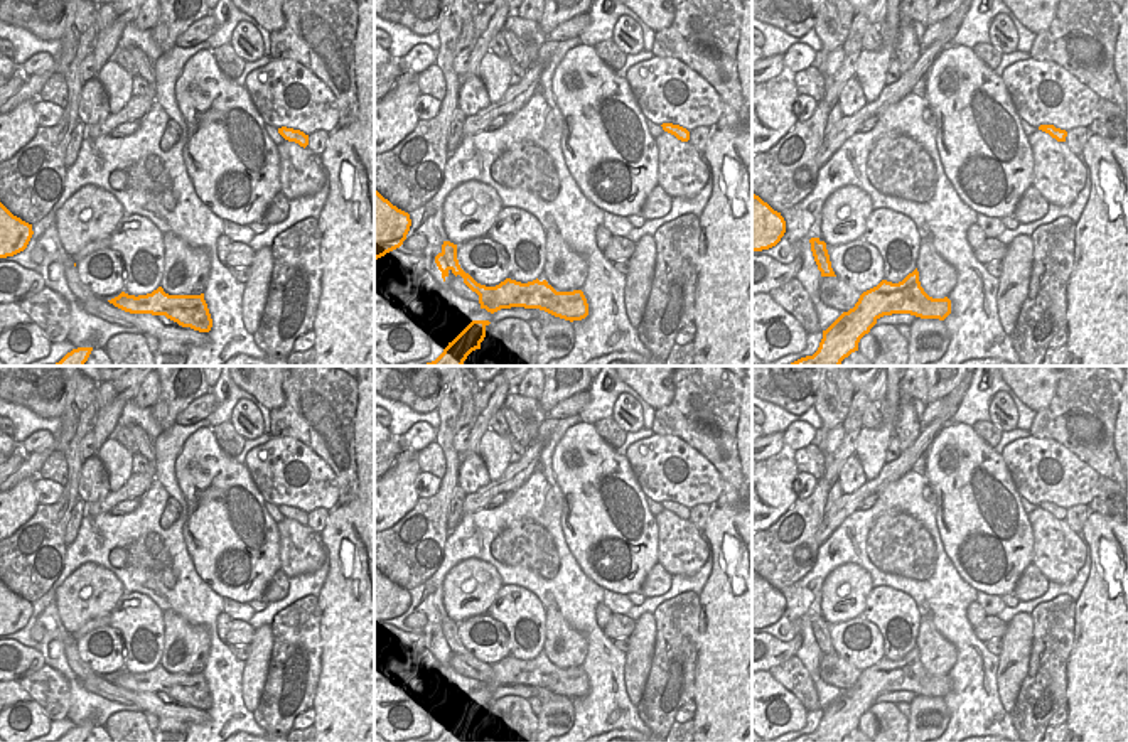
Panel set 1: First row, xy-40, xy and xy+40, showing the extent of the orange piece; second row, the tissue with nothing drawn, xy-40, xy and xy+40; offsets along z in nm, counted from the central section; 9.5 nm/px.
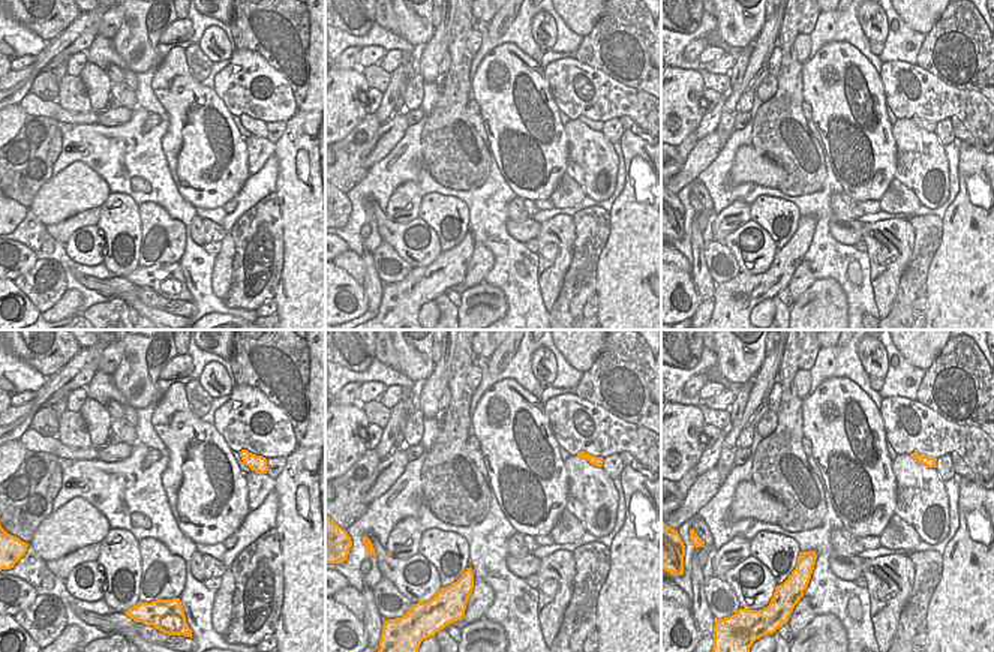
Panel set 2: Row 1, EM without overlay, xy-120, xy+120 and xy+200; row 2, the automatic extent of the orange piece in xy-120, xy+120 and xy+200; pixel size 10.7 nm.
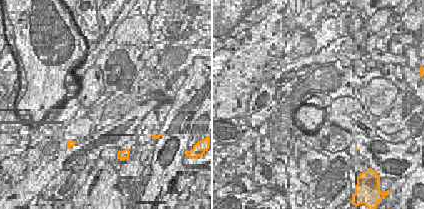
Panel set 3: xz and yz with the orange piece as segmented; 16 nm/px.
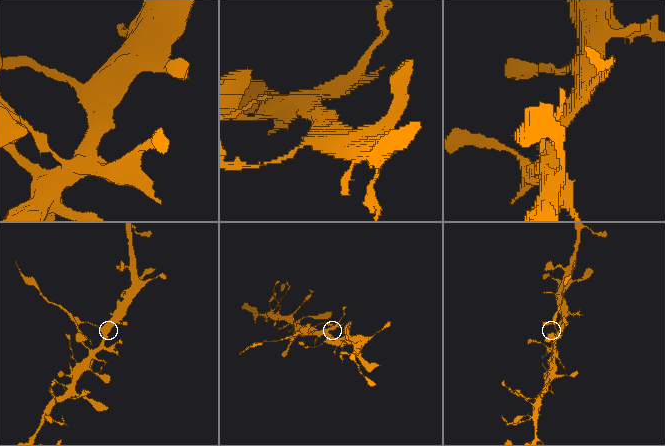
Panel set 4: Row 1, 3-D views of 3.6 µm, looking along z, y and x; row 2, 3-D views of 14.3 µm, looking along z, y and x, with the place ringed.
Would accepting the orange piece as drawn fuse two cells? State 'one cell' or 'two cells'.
two cells

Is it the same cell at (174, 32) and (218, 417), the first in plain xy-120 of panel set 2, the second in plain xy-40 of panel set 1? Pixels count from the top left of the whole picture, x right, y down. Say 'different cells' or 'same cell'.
different cells

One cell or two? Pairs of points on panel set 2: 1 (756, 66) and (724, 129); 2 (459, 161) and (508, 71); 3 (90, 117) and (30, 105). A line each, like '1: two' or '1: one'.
1: one
2: two
3: one

